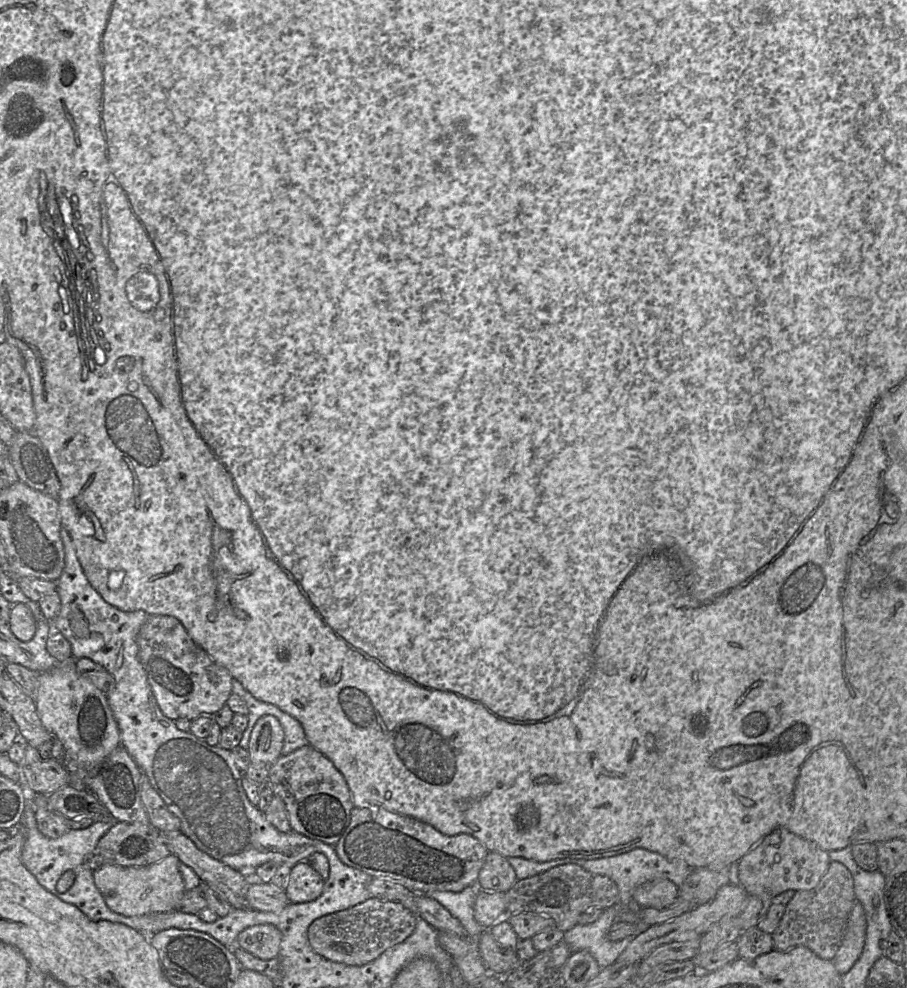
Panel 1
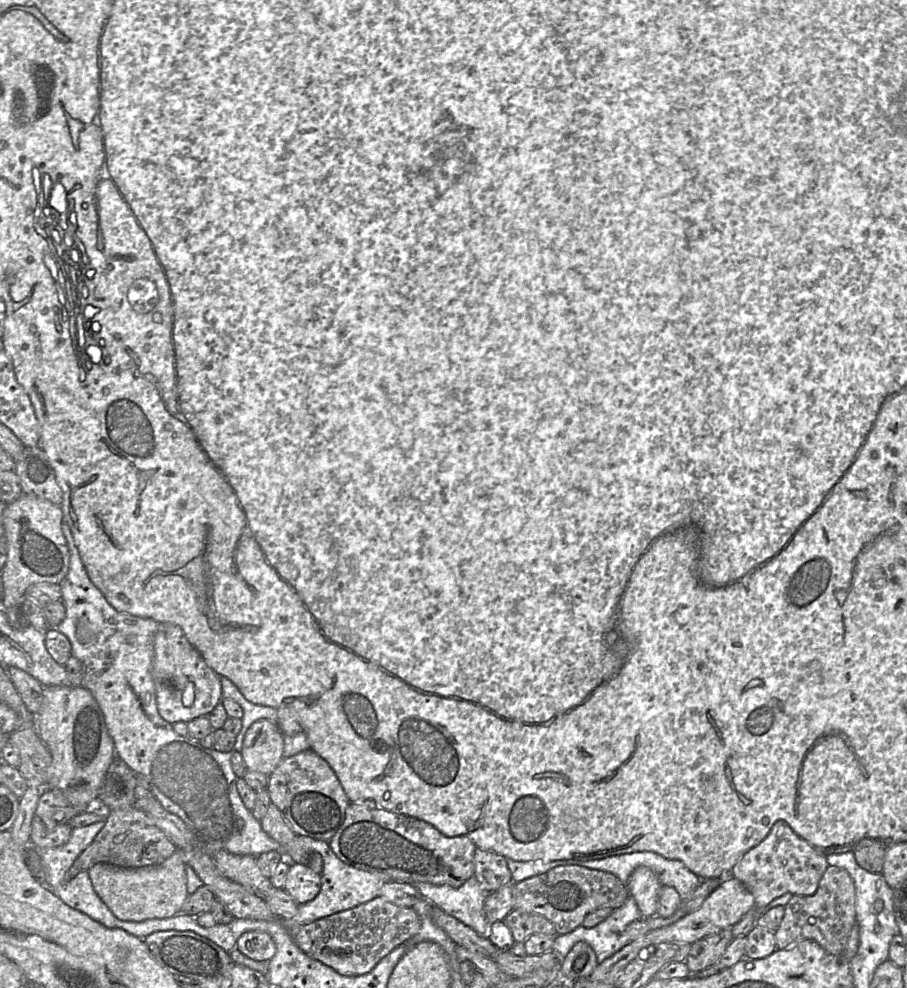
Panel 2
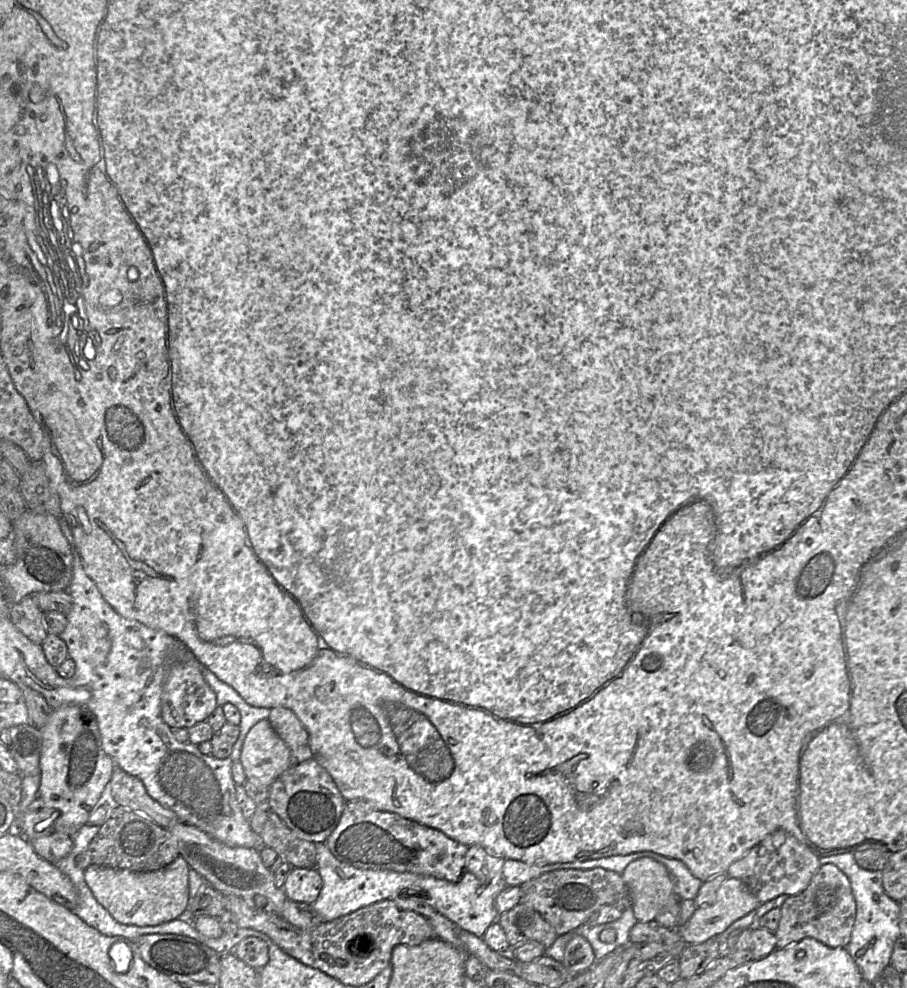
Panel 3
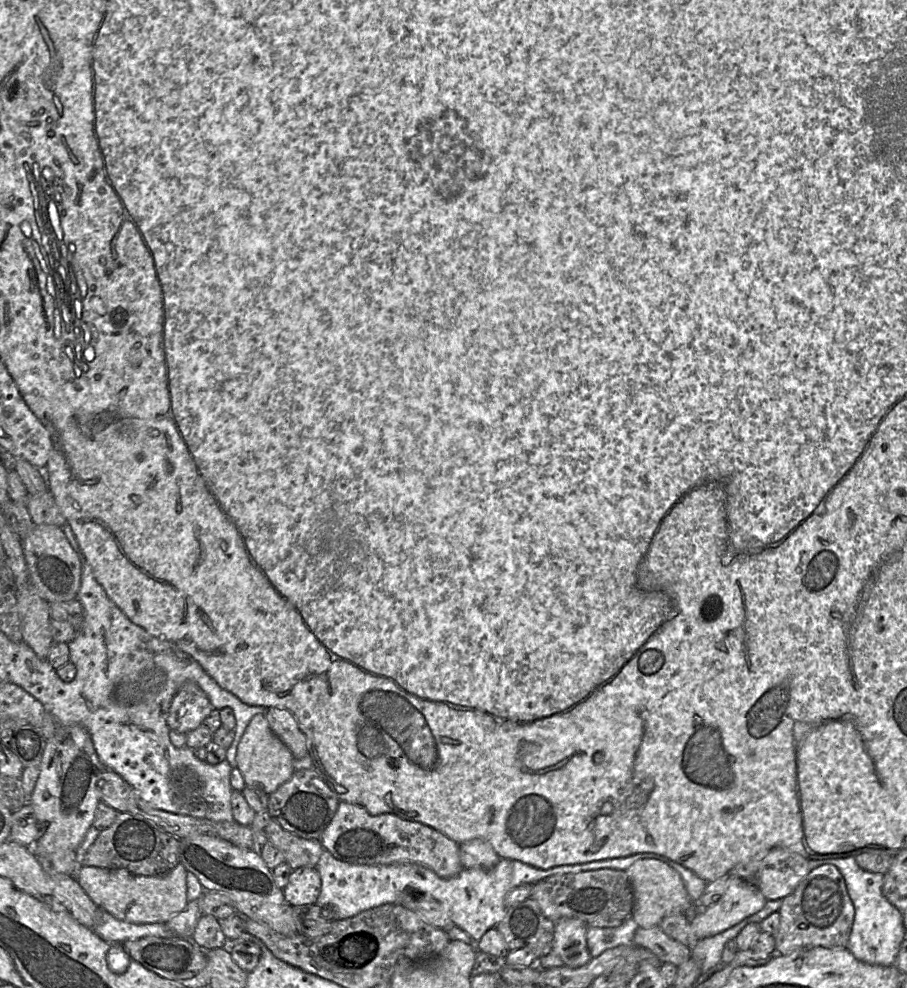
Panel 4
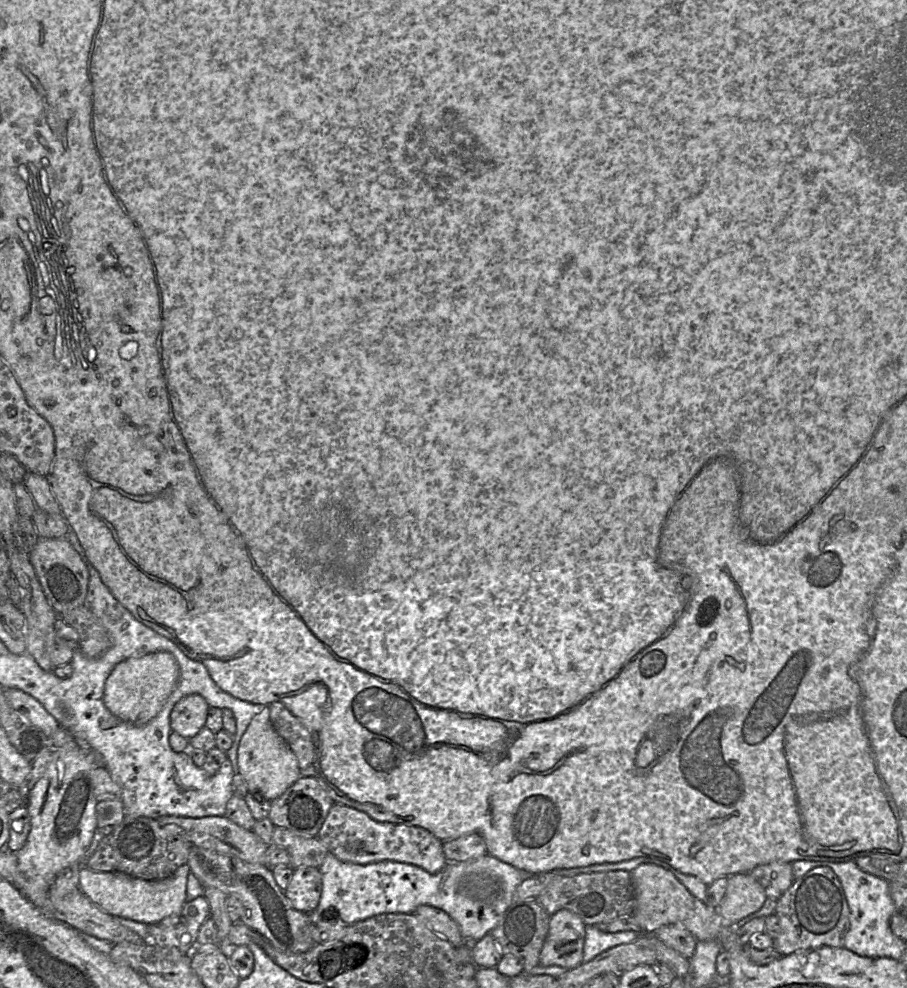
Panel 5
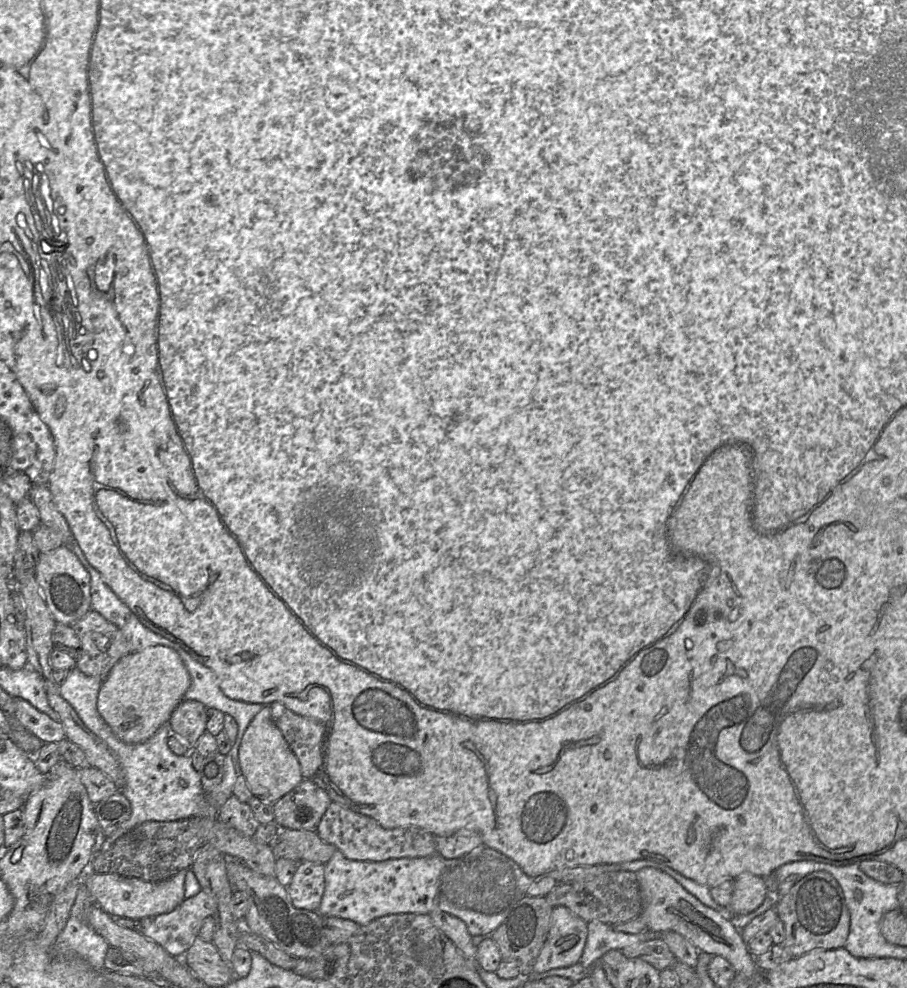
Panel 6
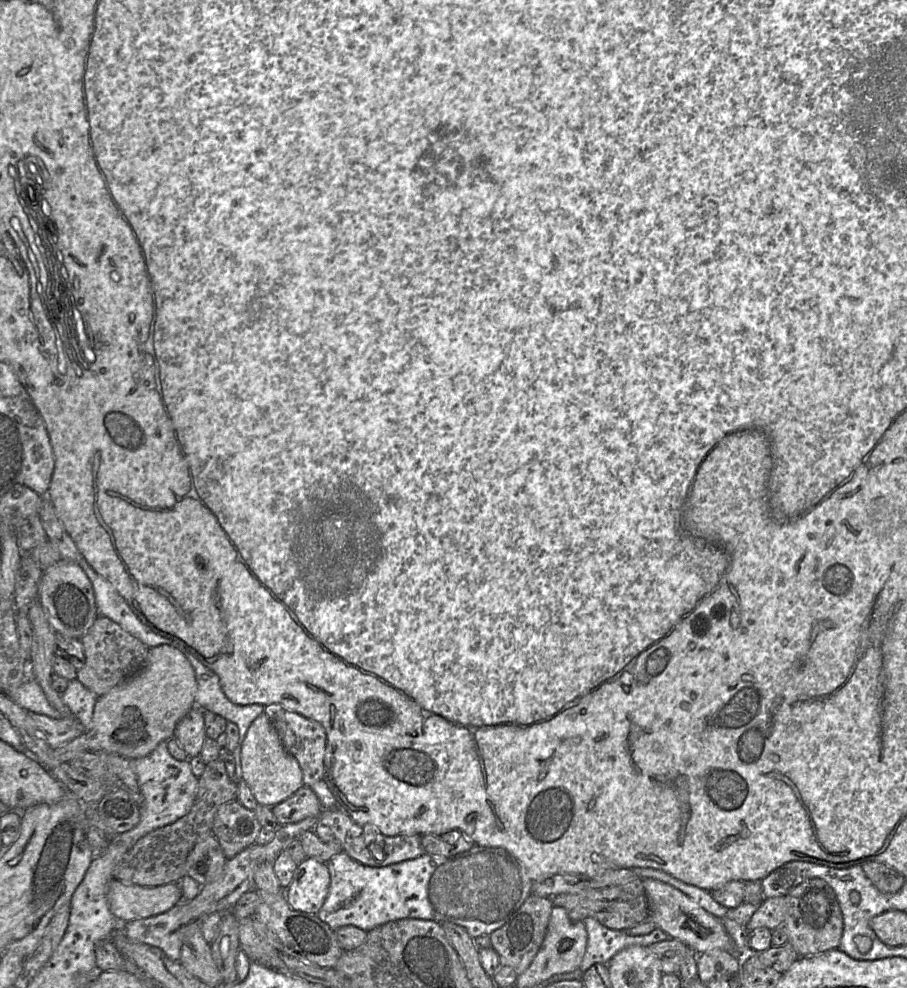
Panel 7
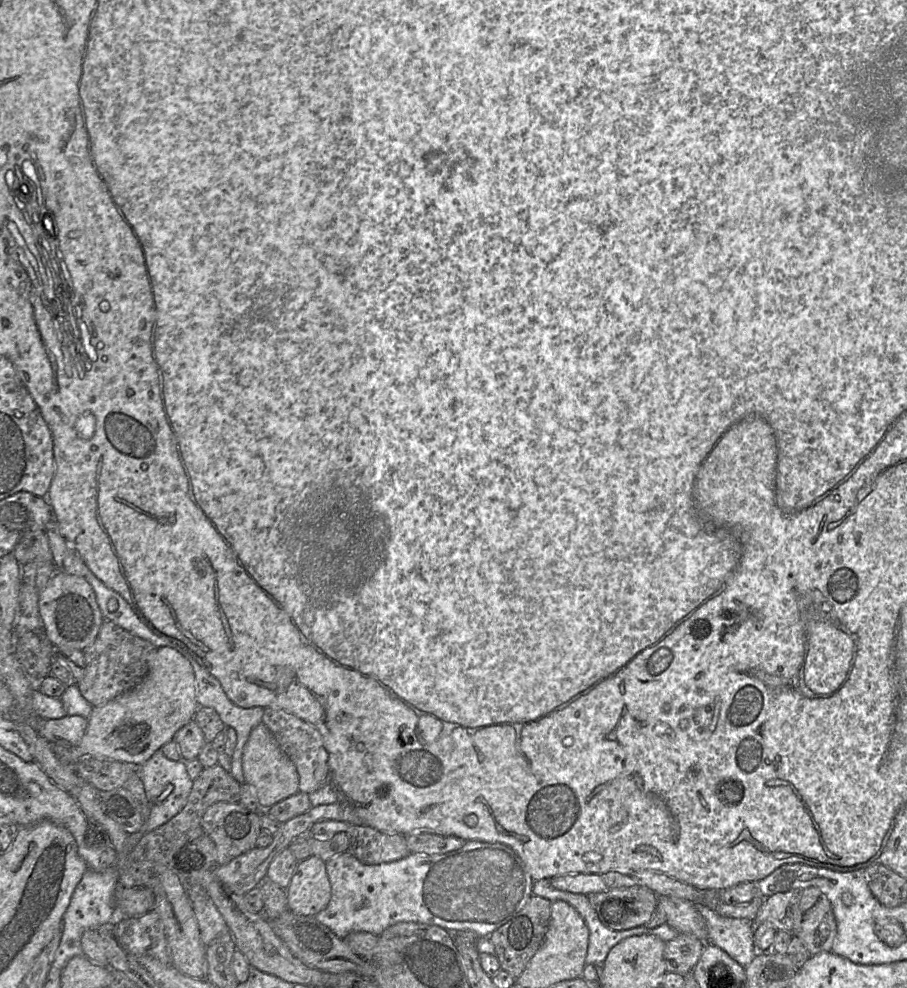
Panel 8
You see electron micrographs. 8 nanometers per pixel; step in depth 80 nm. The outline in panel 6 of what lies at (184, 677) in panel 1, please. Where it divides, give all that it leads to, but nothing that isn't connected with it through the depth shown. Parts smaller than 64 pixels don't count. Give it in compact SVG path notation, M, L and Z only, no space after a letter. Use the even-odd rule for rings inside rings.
M183 700L172 712L168 726L171 734L178 736L193 749L199 737L206 732L206 707L196 700Z

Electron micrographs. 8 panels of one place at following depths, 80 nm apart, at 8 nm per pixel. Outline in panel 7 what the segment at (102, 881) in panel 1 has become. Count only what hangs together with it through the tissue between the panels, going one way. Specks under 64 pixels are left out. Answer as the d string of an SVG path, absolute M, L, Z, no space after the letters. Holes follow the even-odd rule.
M112 879L107 900L115 920L129 922L164 913L182 900L180 882L144 887Z

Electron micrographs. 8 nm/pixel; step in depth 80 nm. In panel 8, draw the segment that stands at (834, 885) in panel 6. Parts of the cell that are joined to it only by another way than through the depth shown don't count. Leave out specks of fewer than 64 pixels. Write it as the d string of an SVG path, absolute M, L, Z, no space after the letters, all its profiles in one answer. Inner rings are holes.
M817 887L802 889L799 901L792 907L794 921L793 936L802 940L810 955L829 952L837 933L837 923L830 901Z

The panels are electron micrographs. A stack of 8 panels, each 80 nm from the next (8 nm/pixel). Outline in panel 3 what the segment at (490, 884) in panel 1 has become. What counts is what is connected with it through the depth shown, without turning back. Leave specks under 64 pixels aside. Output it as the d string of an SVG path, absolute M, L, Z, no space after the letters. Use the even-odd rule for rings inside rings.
M471 845L466 853L466 868L481 882L488 883L495 876L503 875L505 859L489 853L481 845Z

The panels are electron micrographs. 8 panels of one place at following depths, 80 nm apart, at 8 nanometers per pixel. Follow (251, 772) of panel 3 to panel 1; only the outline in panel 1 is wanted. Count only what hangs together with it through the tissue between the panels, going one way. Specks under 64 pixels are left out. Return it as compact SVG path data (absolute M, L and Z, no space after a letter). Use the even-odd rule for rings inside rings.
M271 715L260 717L249 737L247 752L250 763L270 766L280 756L284 744L284 732L279 721Z

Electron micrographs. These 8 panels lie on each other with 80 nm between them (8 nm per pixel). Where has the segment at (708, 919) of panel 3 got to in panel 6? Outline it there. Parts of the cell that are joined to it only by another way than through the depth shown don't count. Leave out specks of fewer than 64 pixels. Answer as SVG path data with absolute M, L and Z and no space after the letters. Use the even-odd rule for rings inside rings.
M744 872L733 880L733 893L728 911L733 915L745 915L756 910L767 895L765 880Z

